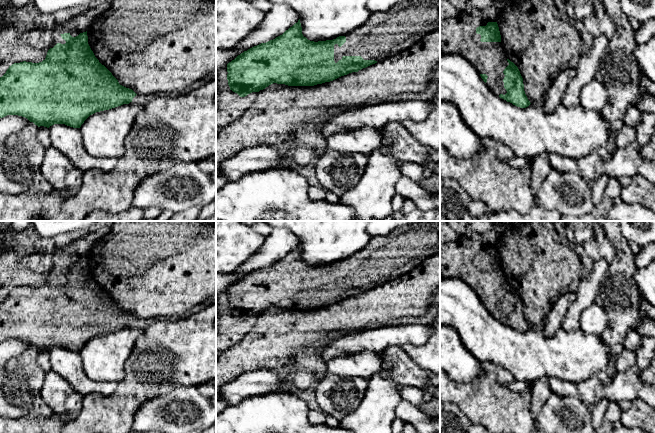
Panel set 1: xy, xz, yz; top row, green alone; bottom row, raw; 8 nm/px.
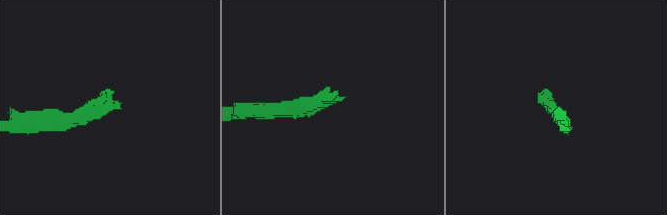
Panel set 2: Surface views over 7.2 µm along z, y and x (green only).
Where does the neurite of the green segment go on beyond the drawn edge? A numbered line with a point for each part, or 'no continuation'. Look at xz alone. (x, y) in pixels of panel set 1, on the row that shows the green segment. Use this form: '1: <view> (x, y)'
1: xz (384, 34)

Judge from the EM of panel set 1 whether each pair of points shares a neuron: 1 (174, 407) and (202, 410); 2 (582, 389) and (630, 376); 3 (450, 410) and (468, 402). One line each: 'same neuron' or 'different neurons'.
1: same neuron
2: same neuron
3: different neurons

